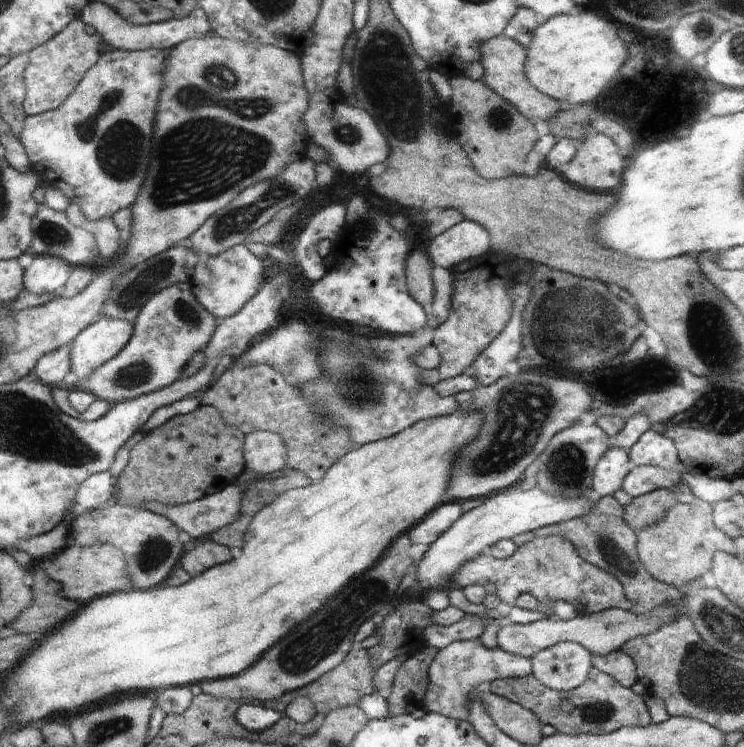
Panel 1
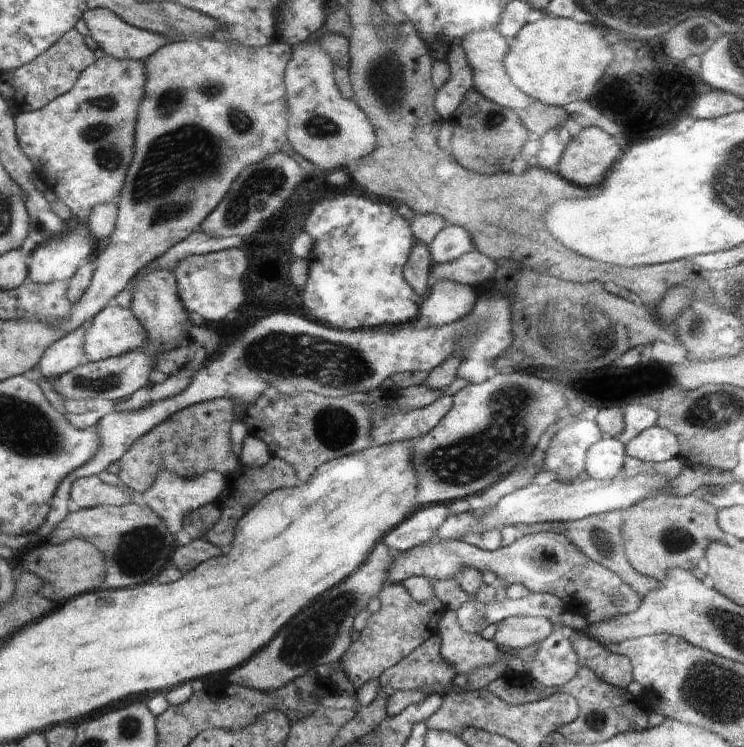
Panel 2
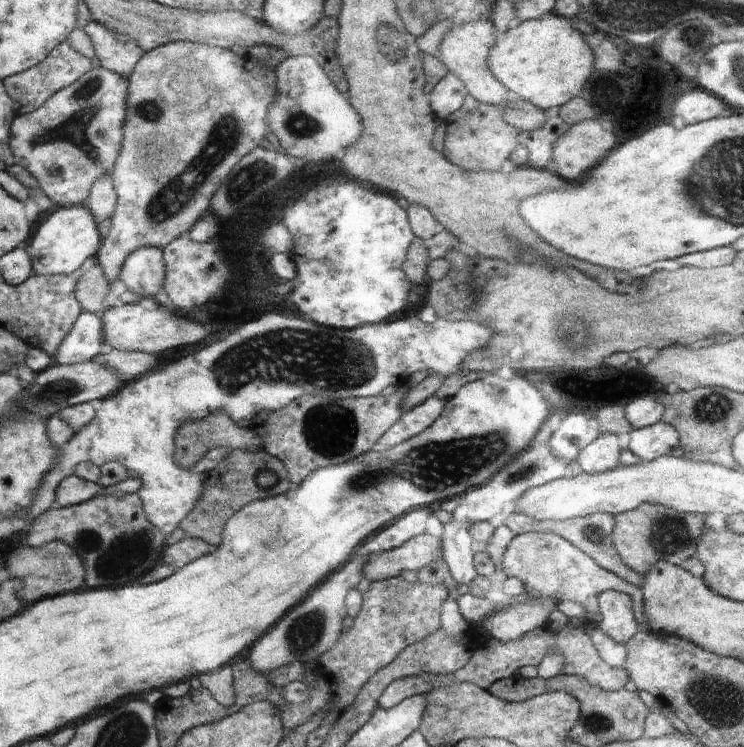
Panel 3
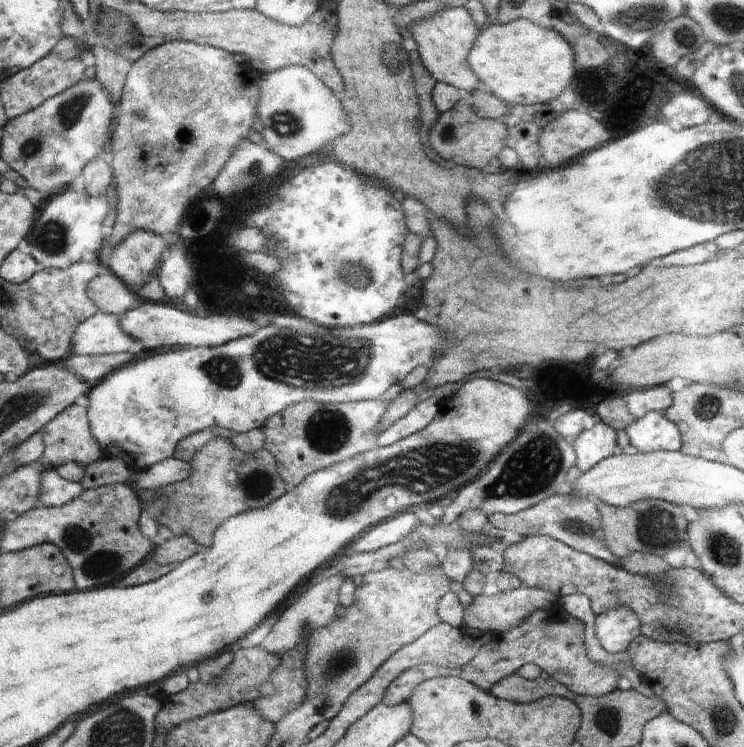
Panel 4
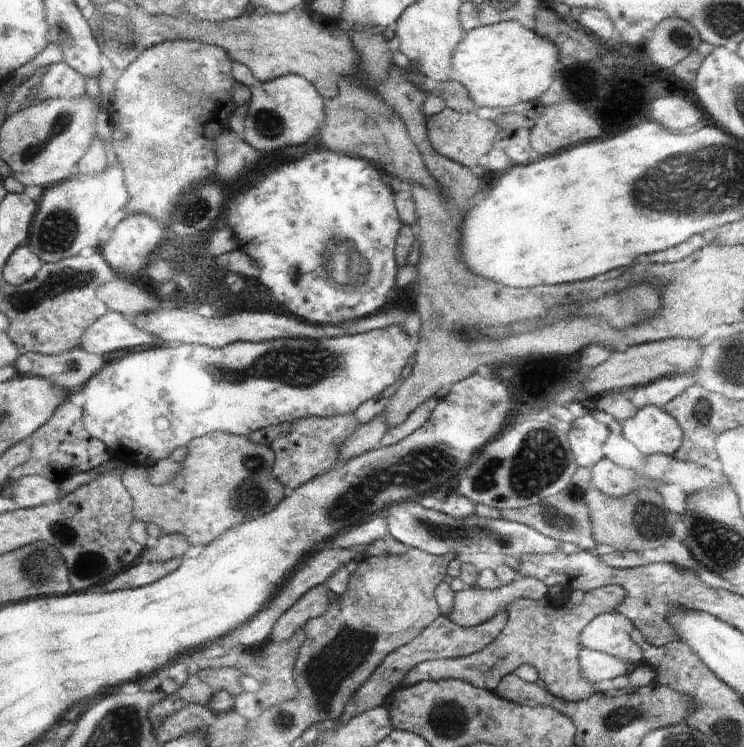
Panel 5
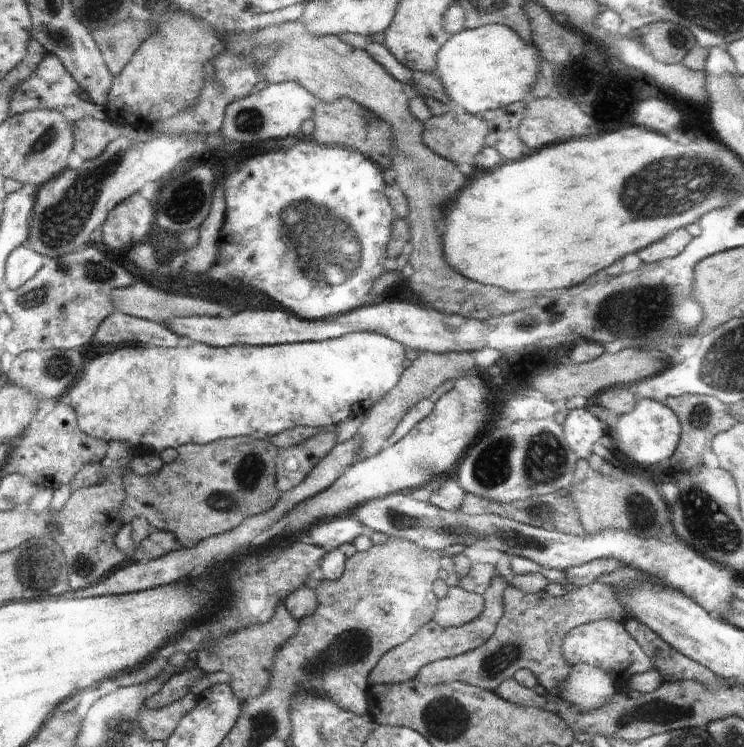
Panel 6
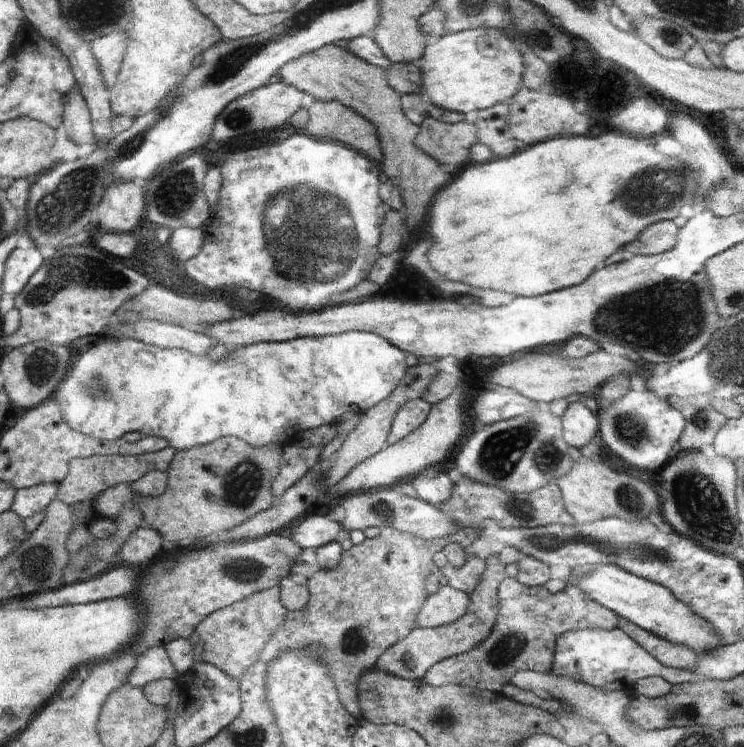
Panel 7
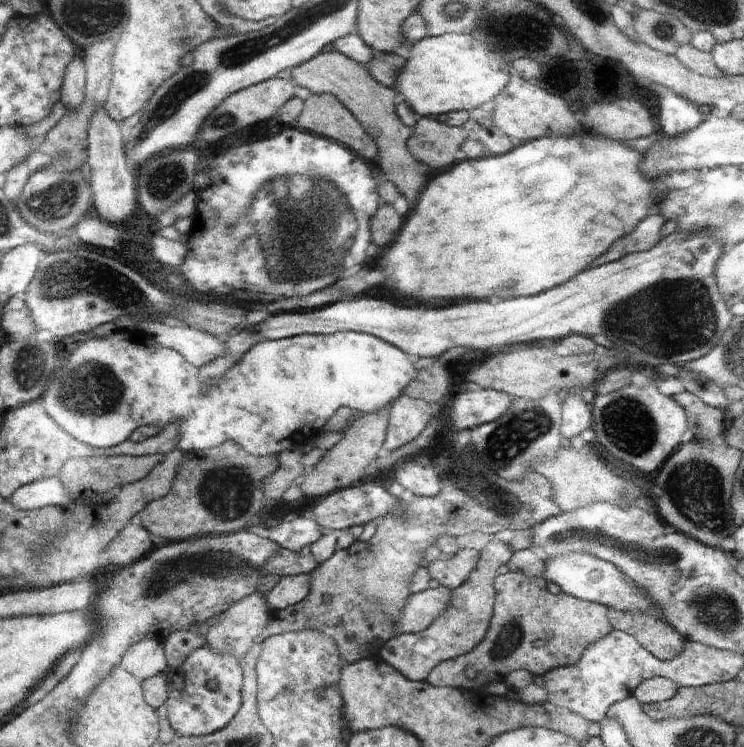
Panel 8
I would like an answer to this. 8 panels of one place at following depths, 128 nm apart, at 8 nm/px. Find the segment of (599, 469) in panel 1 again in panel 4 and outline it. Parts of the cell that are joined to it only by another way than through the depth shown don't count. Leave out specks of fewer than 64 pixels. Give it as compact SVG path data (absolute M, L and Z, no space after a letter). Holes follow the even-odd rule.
M598 422L571 442L577 459L575 466L581 473L587 472L598 462L615 454L613 448L616 442L616 431L609 425Z

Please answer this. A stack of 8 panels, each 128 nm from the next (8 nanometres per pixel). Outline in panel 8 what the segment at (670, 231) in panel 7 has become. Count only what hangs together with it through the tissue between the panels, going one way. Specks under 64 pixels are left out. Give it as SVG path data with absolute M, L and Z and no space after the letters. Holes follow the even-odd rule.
M652 215L644 218L642 222L639 222L632 234L620 238L621 247L626 248L628 254L640 252L640 250L646 252L646 250L654 248L664 238L662 236L662 228L664 228L666 222L668 222L668 219L662 215Z

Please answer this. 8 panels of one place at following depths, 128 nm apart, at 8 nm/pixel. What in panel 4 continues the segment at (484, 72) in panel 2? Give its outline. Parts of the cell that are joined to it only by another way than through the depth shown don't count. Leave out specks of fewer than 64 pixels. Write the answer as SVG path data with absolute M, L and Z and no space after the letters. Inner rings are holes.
M464 7L442 8L430 18L423 18L411 24L412 39L418 45L418 55L423 66L437 82L472 92L480 85L479 78L468 64L470 50L474 48L480 28Z

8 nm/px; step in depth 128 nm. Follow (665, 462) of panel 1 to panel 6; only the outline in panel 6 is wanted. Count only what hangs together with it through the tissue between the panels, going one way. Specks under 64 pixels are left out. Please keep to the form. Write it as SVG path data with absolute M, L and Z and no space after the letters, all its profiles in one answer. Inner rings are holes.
M640 398L636 400L634 408L628 414L615 417L614 427L606 427L606 432L610 432L616 448L630 458L632 462L640 464L640 466L656 466L660 464L664 458L672 456L672 452L678 446L678 436L680 436L680 420L676 418L676 414L666 408L664 404L658 404L654 400L646 400Z

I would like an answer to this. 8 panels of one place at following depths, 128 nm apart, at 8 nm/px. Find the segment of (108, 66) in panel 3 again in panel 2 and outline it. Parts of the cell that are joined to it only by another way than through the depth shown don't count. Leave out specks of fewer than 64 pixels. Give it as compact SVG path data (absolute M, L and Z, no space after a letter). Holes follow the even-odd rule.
M106 8L89 9L83 22L88 23L88 30L100 47L99 52L105 53L108 57L114 59L145 61L147 57L163 45L172 42L171 39L166 39L165 36L160 36L160 34L154 34L154 32L126 24L124 20L120 20L116 14L106 10Z

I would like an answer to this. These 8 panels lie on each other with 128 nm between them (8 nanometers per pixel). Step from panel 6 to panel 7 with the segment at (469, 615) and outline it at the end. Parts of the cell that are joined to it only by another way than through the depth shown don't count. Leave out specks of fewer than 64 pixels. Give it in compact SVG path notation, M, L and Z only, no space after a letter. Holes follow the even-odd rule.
M442 585L438 592L428 597L423 609L419 612L419 628L436 628L451 625L471 608L471 596L464 591L456 590L450 585Z

